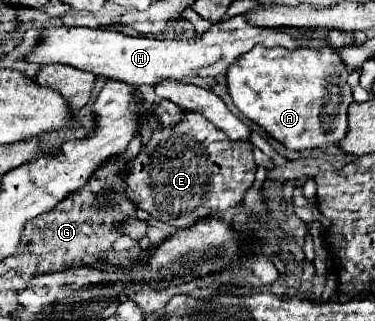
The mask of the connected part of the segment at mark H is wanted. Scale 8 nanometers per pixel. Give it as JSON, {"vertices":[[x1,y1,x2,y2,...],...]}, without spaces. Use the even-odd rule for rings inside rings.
{"vertices":[[234,16,220,20,210,26,208,32,190,40,156,40,156,38,132,38,118,30,104,28,68,28,50,24,40,34,36,46,26,54,26,60,34,64,68,64,72,68,80,68,92,72,94,76,102,76,108,80,120,80,132,86,156,84,160,80,182,80,186,76,218,76,226,74,228,66,238,60,242,54,252,50,256,44,274,48,282,46,288,50,304,46,320,46,322,42,316,38,294,38,288,34,290,28,256,28,250,26,246,16]]}

